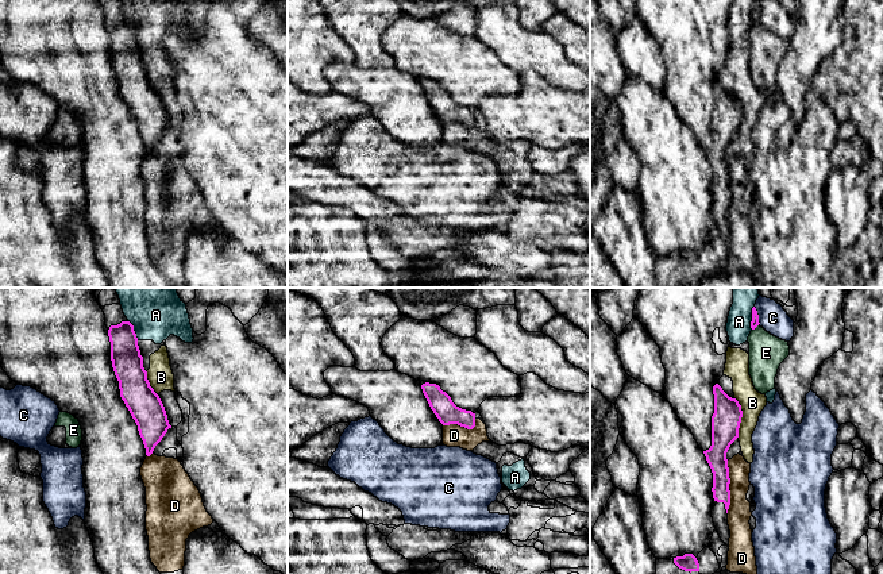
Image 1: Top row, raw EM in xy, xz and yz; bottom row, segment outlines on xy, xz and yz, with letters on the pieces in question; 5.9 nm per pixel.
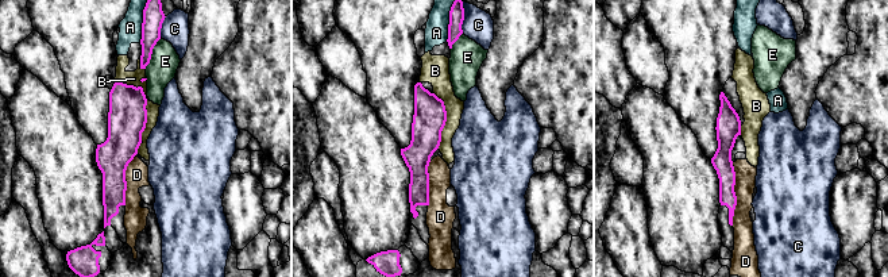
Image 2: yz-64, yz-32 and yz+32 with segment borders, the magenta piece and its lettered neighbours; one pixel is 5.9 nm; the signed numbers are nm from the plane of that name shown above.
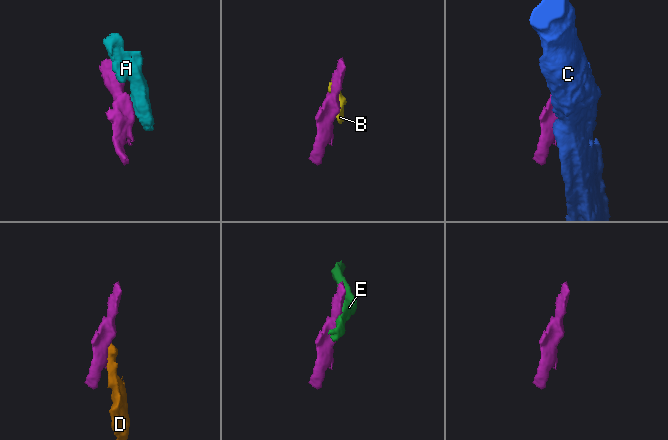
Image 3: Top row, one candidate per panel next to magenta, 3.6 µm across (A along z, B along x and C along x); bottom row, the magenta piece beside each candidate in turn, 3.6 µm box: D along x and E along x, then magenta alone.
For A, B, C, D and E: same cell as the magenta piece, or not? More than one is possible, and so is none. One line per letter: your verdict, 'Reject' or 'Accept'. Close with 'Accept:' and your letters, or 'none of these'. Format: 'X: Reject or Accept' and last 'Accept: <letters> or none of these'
A: Reject
B: Reject
C: Reject
D: Reject
E: Reject
Accept: none of these

